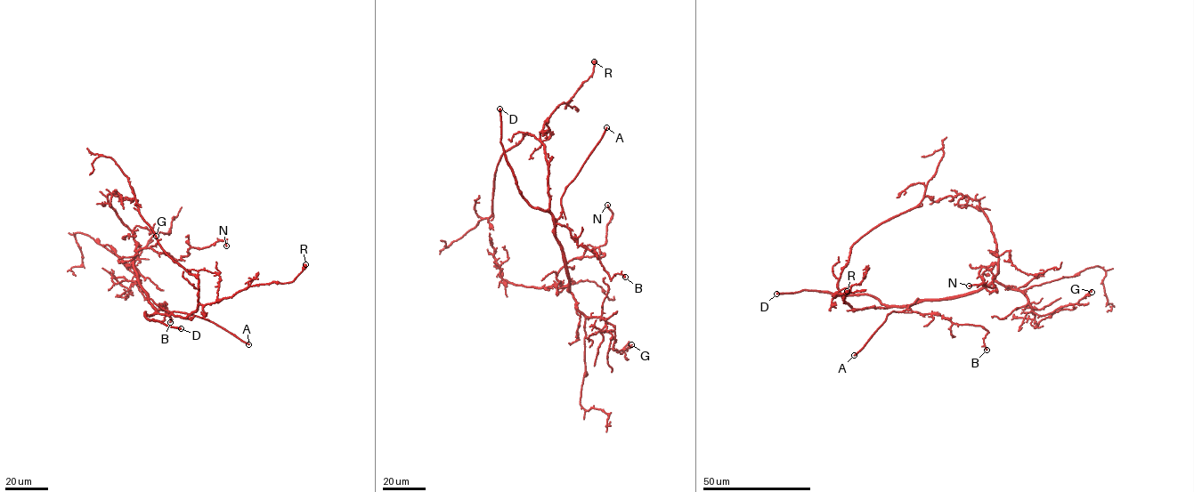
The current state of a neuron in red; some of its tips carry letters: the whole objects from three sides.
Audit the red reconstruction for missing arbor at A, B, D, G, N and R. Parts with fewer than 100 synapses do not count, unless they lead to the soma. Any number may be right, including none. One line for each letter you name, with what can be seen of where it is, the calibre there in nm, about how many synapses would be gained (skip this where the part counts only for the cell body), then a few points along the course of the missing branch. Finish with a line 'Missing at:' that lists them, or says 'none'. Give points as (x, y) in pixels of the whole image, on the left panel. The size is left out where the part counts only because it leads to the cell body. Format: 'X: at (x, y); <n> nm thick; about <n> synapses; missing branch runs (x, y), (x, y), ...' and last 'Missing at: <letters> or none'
A: at (248, 344); 200 nm thick; missing branch runs (248, 344), (282, 359), (299, 339), (327, 332), (339, 323)
D: at (181, 328); 400 nm thick; about 350 synapses
Missing at: A, D

